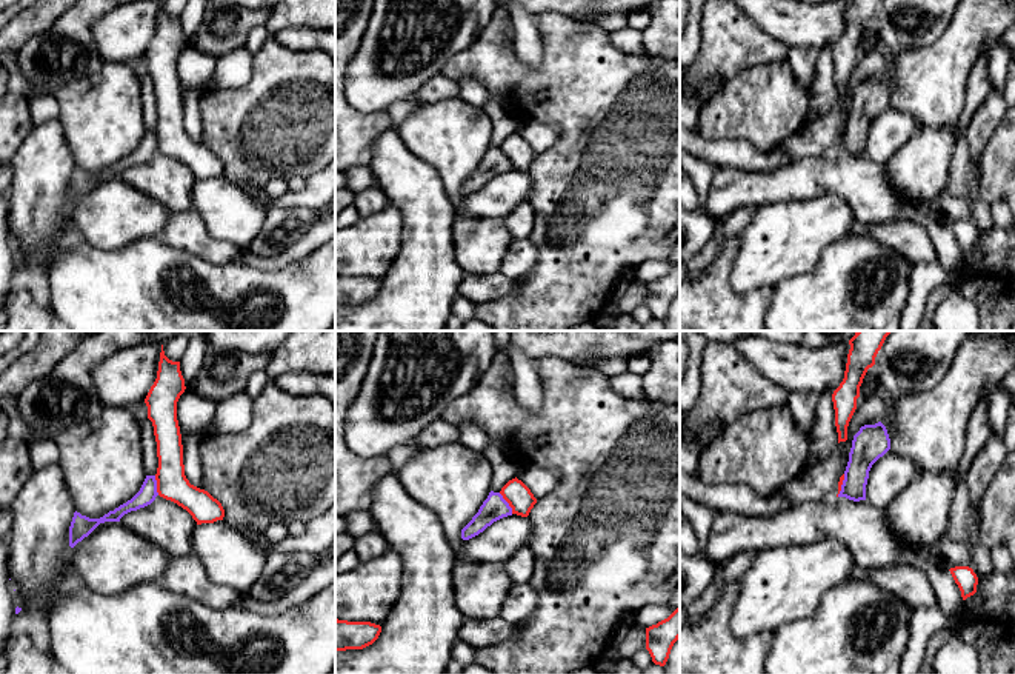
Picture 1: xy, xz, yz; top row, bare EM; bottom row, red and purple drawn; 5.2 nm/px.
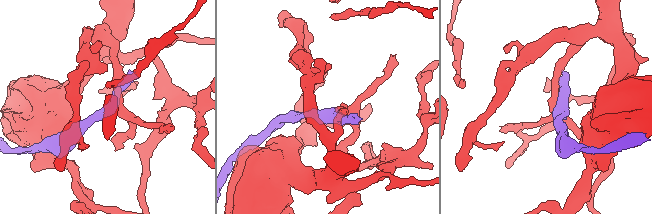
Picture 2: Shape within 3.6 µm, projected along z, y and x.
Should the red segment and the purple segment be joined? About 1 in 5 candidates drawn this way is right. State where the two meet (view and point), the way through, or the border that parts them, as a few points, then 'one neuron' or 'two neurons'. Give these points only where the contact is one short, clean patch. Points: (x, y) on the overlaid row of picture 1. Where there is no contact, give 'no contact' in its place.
contact xz (508, 502); border xz (499, 493), (512, 513); two neurons

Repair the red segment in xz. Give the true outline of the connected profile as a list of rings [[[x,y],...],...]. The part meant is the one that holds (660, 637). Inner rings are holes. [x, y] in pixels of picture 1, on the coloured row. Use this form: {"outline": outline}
{"outline": [[[680,608],[667,619],[646,628],[646,649],[655,665],[664,666],[674,643],[680,639]]]}

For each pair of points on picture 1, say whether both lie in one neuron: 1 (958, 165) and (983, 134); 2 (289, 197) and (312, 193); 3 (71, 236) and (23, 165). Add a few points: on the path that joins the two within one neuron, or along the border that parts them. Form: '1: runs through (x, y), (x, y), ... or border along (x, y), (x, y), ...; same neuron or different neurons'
1: border along (965, 133), (968, 154), (977, 173); different neurons
2: runs through (296, 197), (306, 197); same neuron
3: runs through (54, 219), (40, 205), (40, 182); same neuron

